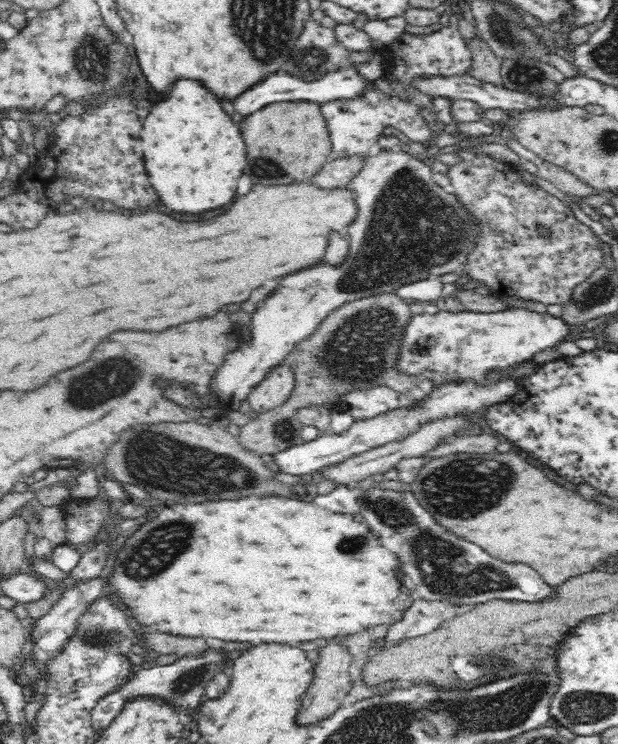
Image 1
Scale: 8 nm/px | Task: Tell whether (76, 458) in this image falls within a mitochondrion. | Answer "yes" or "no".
no

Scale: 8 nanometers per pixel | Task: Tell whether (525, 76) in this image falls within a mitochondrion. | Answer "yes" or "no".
yes

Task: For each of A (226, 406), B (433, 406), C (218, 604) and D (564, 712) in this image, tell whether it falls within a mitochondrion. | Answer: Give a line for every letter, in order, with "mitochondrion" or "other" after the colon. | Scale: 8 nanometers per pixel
A: other
B: other
C: other
D: mitochondrion

